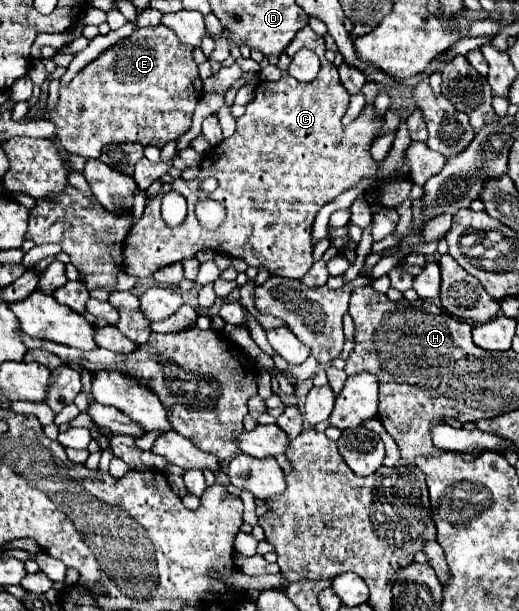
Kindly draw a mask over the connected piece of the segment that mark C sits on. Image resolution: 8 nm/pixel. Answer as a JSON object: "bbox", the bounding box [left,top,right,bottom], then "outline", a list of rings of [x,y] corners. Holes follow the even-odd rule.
{"bbox":[124,26,384,280],"outline":[[[310,26],[294,36],[277,63],[282,78],[278,82],[261,81],[256,85],[256,96],[246,106],[246,114],[238,118],[236,132],[204,154],[198,178],[178,178],[172,184],[162,184],[158,196],[146,202],[144,216],[132,226],[124,242],[126,274],[146,278],[166,264],[192,258],[196,252],[208,248],[240,258],[254,268],[266,266],[270,276],[300,280],[310,270],[314,264],[314,218],[318,210],[340,192],[376,172],[378,164],[370,156],[370,144],[384,122],[374,116],[374,106],[366,106],[350,126],[342,126],[340,120],[348,108],[350,96],[340,88],[338,70],[324,58],[324,52],[324,38]],[[300,48],[314,50],[322,62],[318,76],[306,84],[288,73],[293,55]],[[210,176],[218,180],[212,198],[226,208],[226,220],[218,230],[202,228],[194,216],[194,206],[202,198],[198,196],[198,184]],[[168,190],[176,190],[188,202],[188,216],[176,228],[170,228],[160,216],[160,202]]]}

